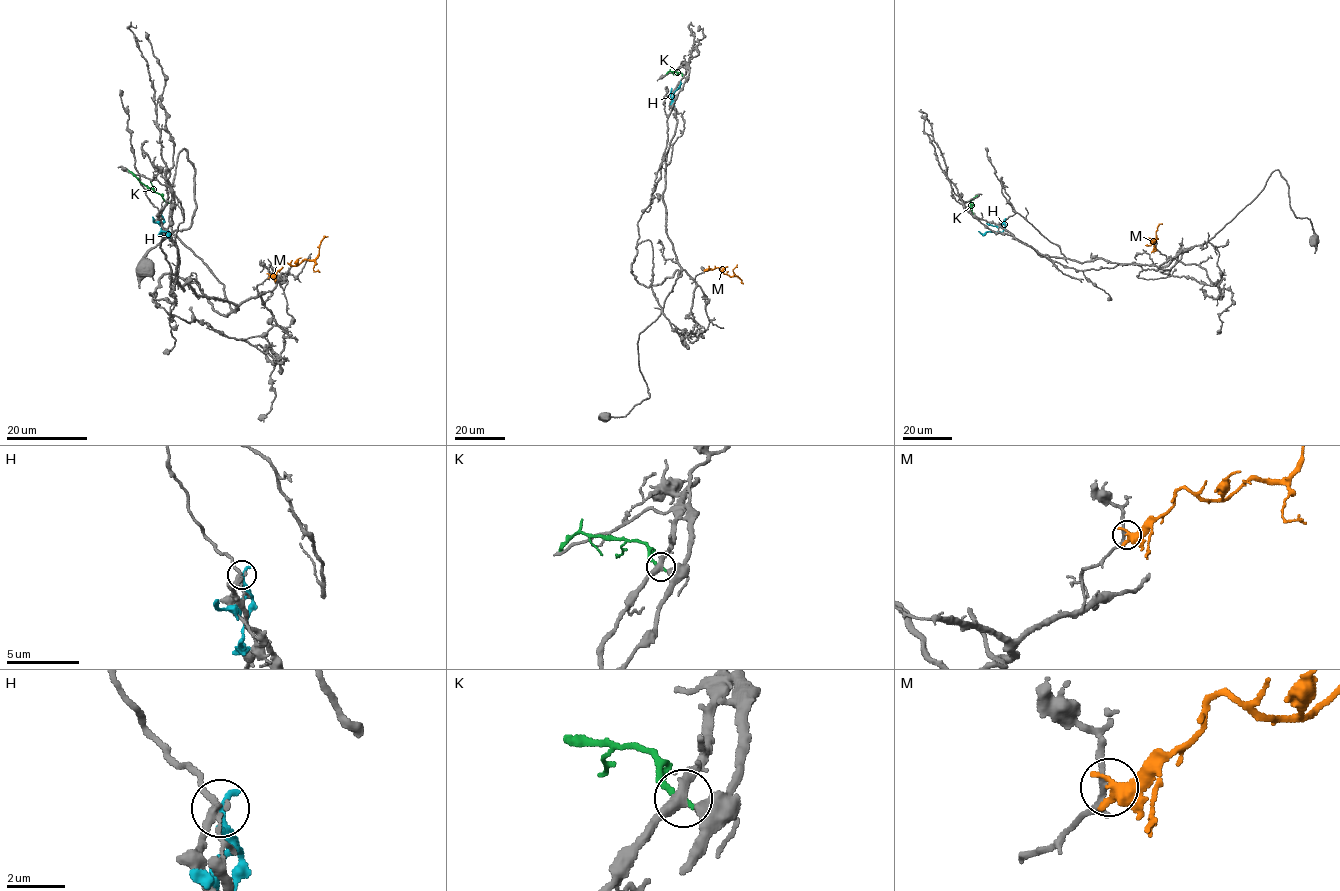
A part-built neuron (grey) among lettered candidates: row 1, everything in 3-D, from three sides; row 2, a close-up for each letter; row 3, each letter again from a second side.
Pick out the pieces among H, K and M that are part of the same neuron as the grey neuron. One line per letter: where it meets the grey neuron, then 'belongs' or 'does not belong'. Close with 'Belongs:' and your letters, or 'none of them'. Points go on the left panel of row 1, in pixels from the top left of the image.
H: contact (160, 213); does not belong
K: contact (167, 202); does not belong
M: contact (269, 275); does not belong
Belongs: none of them

